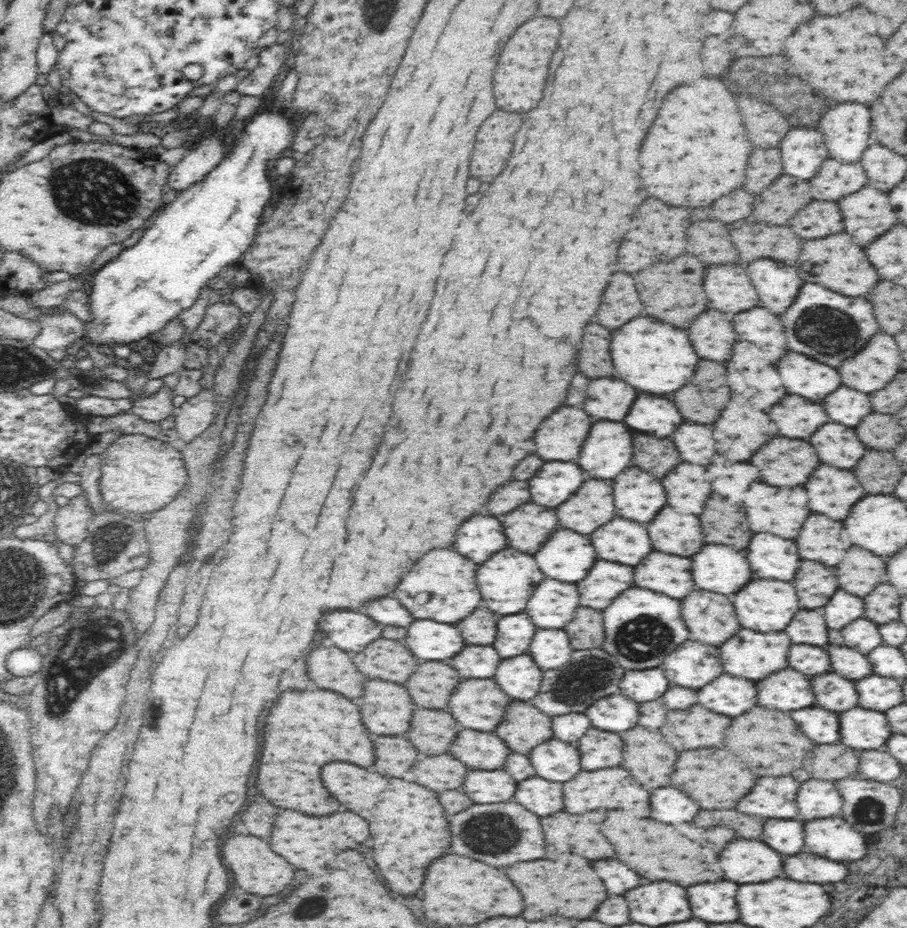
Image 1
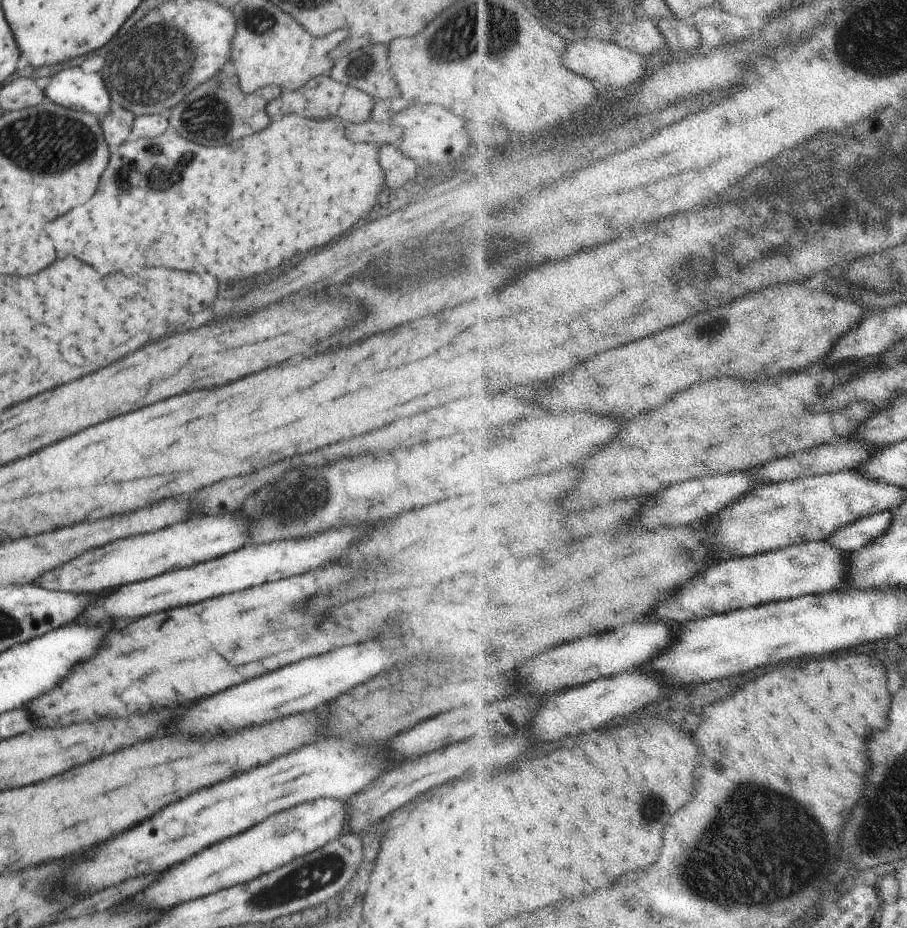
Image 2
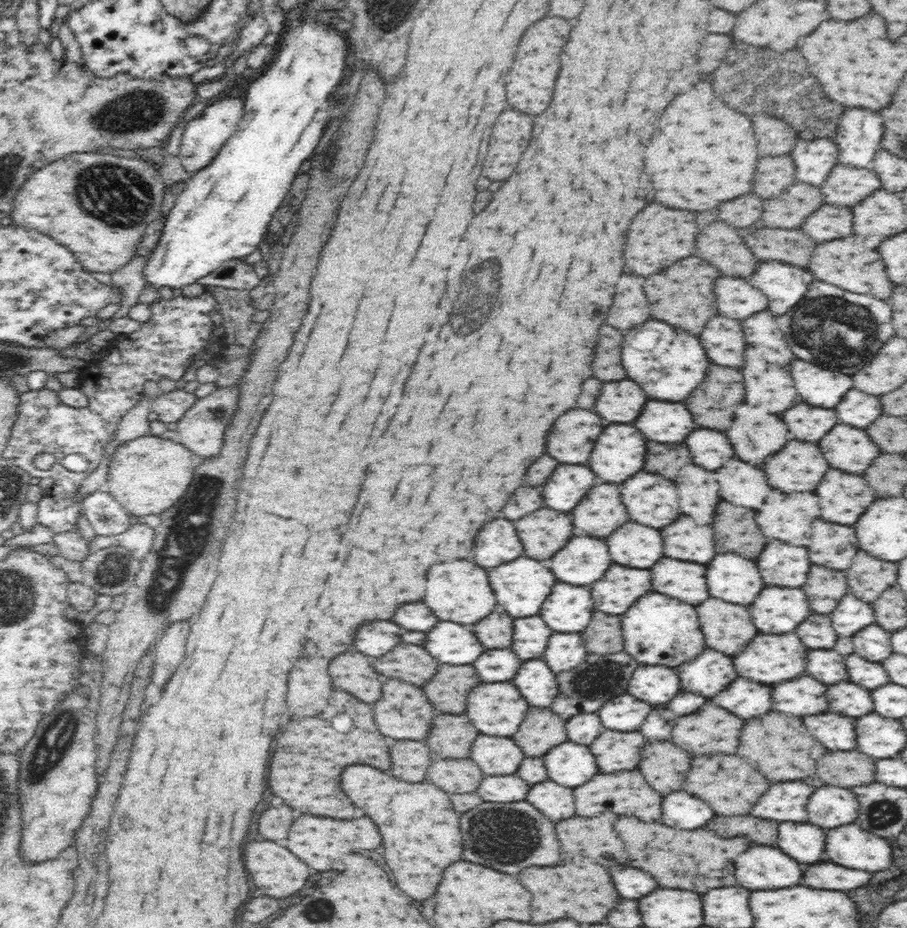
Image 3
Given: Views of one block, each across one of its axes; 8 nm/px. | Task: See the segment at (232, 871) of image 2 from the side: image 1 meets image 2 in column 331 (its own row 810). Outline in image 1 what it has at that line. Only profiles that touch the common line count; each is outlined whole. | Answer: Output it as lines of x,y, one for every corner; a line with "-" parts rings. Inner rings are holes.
808,780
800,784
796,804
803,821
840,817
843,798
833,781

